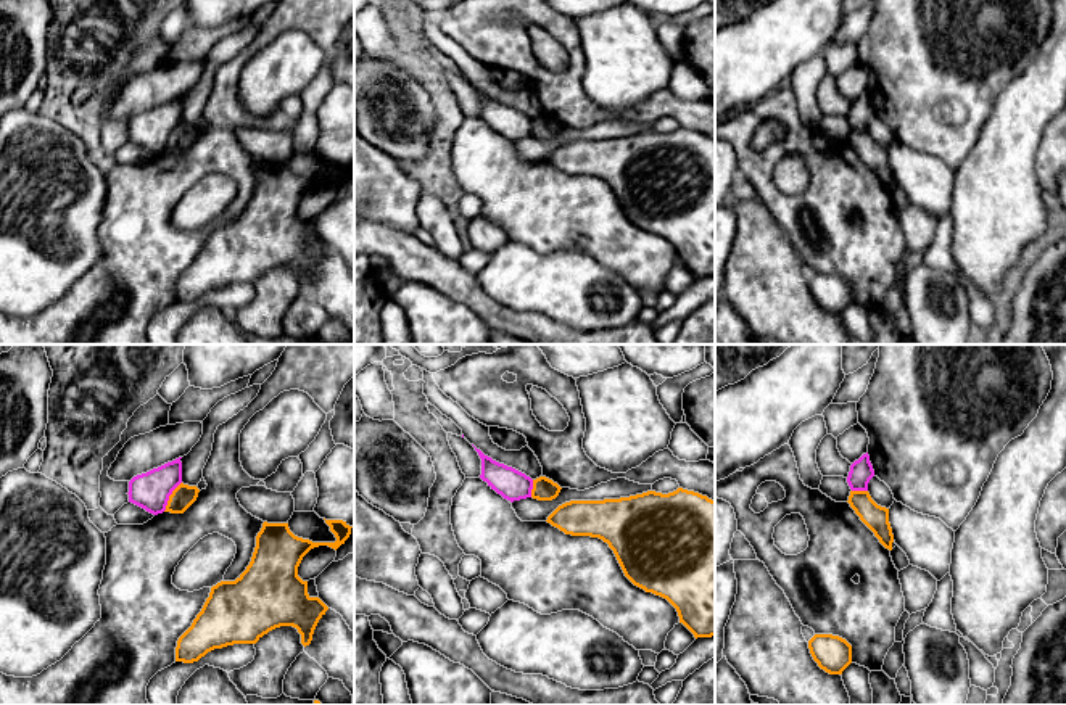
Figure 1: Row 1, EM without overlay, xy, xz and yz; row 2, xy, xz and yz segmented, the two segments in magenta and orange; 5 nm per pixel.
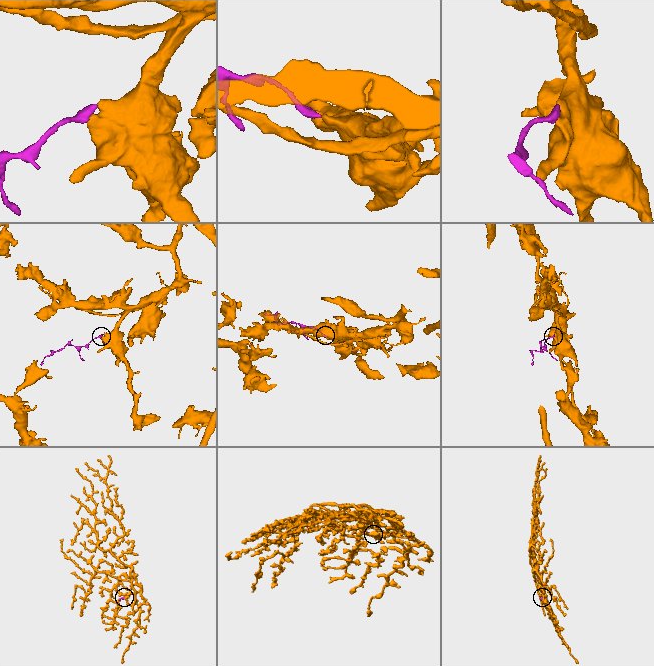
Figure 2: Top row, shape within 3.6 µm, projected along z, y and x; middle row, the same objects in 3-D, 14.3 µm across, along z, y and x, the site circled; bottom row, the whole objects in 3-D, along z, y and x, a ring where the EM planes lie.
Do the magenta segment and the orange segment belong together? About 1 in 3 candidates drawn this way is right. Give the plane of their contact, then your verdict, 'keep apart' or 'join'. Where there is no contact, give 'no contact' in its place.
meets magenta in xy; keep apart

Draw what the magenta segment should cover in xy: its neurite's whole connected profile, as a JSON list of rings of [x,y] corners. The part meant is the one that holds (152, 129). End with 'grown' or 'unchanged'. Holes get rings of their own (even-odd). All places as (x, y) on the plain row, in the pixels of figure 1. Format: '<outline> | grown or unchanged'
[[[182,97],[129,121],[129,142],[158,155],[166,150],[169,135],[182,122]]] | unchanged

